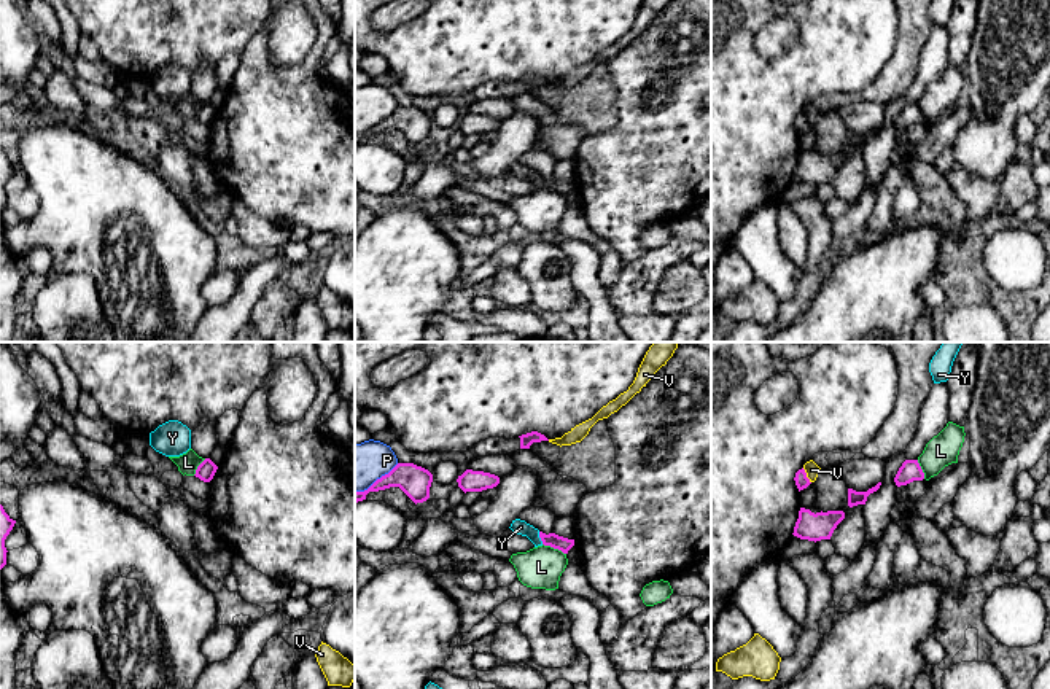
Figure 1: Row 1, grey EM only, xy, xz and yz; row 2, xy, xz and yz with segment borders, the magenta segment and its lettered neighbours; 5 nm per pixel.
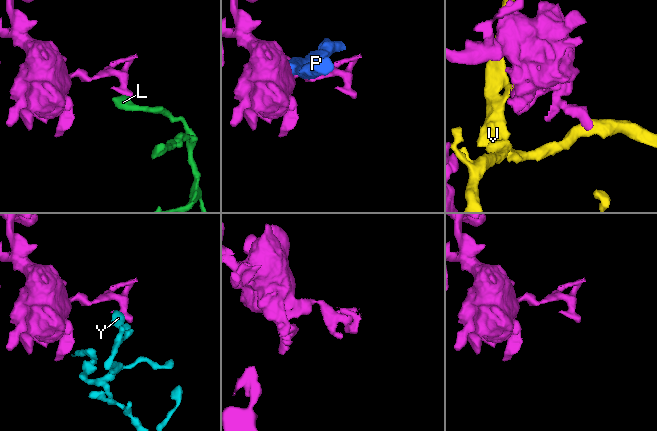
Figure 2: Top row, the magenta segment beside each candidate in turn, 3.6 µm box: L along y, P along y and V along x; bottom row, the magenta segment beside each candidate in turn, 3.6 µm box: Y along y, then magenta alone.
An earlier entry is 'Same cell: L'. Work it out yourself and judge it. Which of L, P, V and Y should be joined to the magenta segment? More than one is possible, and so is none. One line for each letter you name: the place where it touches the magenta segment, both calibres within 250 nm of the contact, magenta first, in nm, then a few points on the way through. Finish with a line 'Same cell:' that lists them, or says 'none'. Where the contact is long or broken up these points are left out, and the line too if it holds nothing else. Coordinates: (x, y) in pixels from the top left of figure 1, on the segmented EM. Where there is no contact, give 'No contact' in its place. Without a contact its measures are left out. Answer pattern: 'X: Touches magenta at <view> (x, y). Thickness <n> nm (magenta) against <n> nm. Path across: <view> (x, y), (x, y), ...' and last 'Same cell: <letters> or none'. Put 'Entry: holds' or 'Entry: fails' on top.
Entry: fails
Same cell: none

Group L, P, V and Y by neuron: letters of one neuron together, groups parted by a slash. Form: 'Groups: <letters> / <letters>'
Groups: L / P / V / Y

